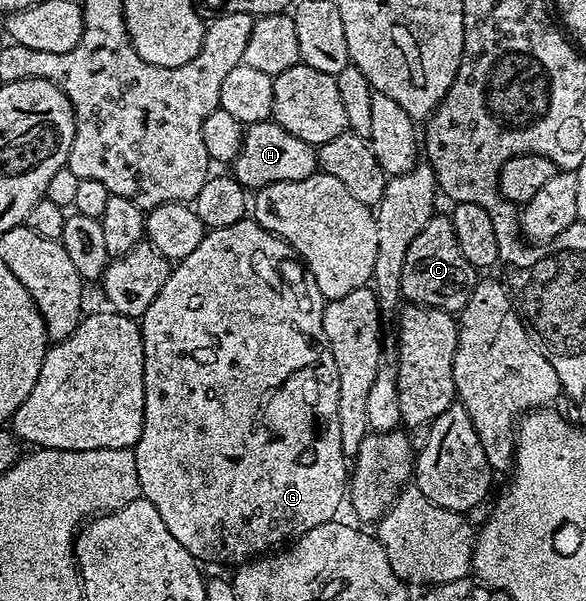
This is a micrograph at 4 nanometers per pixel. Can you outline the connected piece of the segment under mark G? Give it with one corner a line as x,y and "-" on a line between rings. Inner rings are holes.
243,219
232,223
232,227
220,227
219,229
211,229
203,237
200,247
196,247
196,251
192,251
192,255
188,255
185,259
177,262
170,270
170,277
164,283
164,287
160,291
160,295
156,295
156,299
148,307
148,311
143,313
140,318
140,328
142,330
142,346
144,347
144,427
140,431
140,439
134,444
134,458
136,459
136,475
140,479
140,487
142,488
142,497
152,503
152,507
156,507
156,511
160,511
160,519
164,519
164,527
168,527
168,531
172,531
172,535
180,544
192,554
199,562
219,561
222,565
234,565
233,567
241,567
247,563
253,562
255,559
269,554
275,547
285,546
287,543
293,542
295,539
302,537
308,531
312,531
312,527
320,527
324,523
335,520
339,516
338,508
344,505
344,498
348,493
348,459
342,454
340,447
340,427
338,426
338,386
335,378
322,377
322,373
318,369
327,368
328,363
332,362
332,351
328,339
324,335
324,311
327,307
327,302
324,300
320,287
316,287
316,279
307,276
305,272
300,271
300,265
295,260
296,254
294,248
288,243
284,243
276,235
272,235
264,227
260,227
258,222
253,219
-
258,427
270,427
270,441
260,441
260,451
266,447
270,447
270,459
266,455
266,459
262,455
258,455
258,459
252,459
252,431

